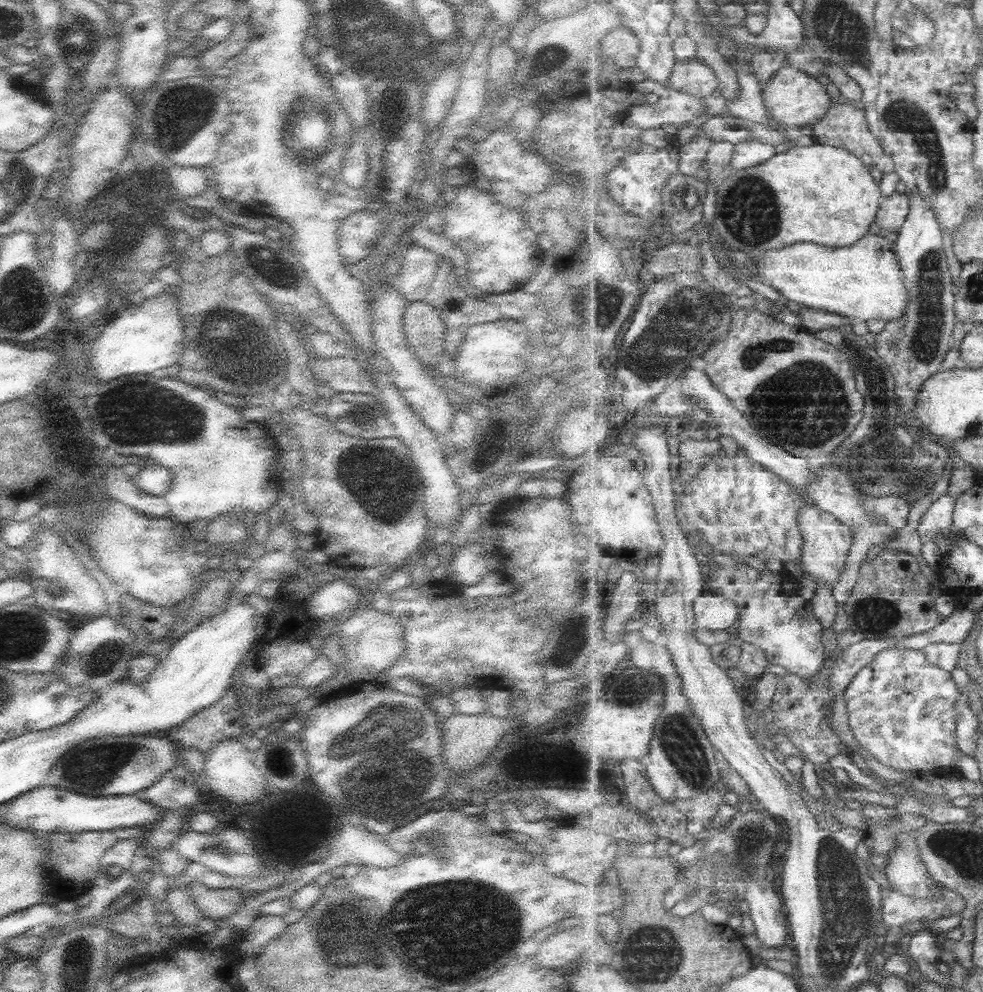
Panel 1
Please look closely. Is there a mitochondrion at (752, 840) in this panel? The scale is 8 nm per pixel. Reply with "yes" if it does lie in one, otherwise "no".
yes

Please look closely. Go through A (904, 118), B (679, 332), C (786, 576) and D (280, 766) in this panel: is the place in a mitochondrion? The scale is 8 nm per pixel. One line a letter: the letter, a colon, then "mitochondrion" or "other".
A: mitochondrion
B: mitochondrion
C: other
D: mitochondrion

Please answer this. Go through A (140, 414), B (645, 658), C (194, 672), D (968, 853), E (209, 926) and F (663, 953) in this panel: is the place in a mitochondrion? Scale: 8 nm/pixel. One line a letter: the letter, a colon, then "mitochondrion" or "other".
A: mitochondrion
B: other
C: other
D: mitochondrion
E: other
F: mitochondrion

